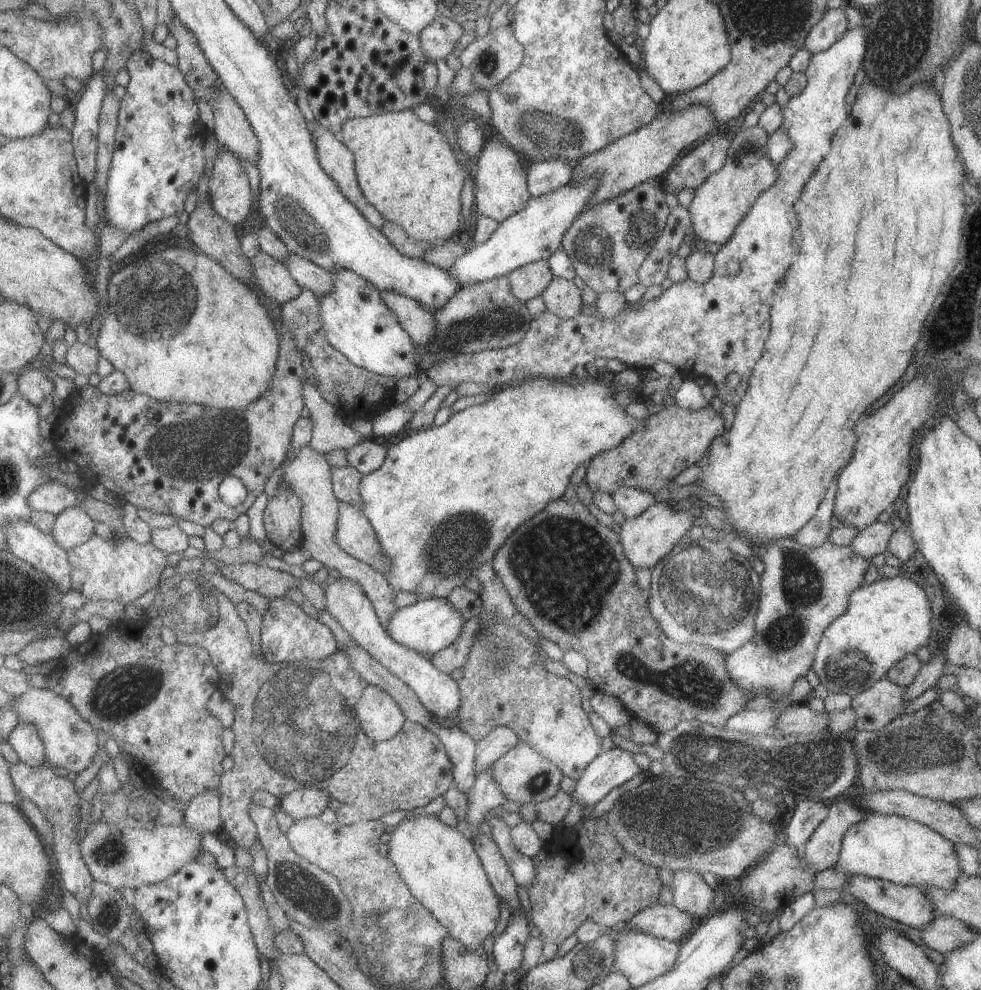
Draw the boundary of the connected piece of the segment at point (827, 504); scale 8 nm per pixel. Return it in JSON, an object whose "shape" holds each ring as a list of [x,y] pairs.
{"shape":[[[837,478],[827,486],[824,498],[817,513],[795,534],[795,539],[803,545],[820,546],[828,541],[832,530],[831,520],[834,514],[834,503],[837,496]]]}

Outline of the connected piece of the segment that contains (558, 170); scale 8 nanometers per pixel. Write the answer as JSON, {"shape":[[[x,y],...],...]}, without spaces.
{"shape":[[[562,159],[533,161],[527,173],[527,185],[531,196],[539,197],[570,183],[573,167],[574,164]]]}

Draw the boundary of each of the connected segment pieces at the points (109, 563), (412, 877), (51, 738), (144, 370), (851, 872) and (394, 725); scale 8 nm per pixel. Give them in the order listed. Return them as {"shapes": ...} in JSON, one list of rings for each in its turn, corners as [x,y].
{"shapes":[[[[96,534],[92,540],[69,553],[75,568],[73,585],[92,601],[113,600],[132,604],[156,588],[168,568],[168,555],[154,542],[143,545],[124,536],[109,541]]],[[[437,815],[405,817],[392,828],[387,857],[395,864],[410,892],[448,929],[452,938],[460,941],[469,951],[483,947],[483,942],[494,934],[500,920],[500,898],[490,884],[482,861],[476,854],[473,841],[456,827],[445,825]]],[[[32,687],[28,693],[17,697],[15,708],[21,714],[22,723],[30,722],[40,727],[47,744],[49,764],[56,765],[62,772],[84,772],[94,764],[96,756],[104,751],[97,728],[82,716],[71,700],[52,689]]],[[[144,245],[137,252],[126,256],[123,263],[126,261],[127,265],[123,264],[120,270],[116,270],[111,280],[111,304],[98,338],[98,346],[103,356],[114,364],[116,370],[121,370],[130,377],[136,391],[159,401],[192,403],[231,411],[246,410],[250,403],[254,403],[256,399],[269,392],[279,357],[279,334],[266,308],[260,306],[261,302],[258,302],[254,291],[248,290],[249,286],[244,286],[244,283],[239,278],[233,277],[220,262],[199,250],[196,252],[196,250],[176,247],[161,253],[146,255]]],[[[868,812],[868,818],[852,825],[841,842],[839,859],[834,866],[816,872],[814,889],[847,886],[856,875],[890,881],[909,887],[936,887],[952,890],[962,872],[955,843],[926,825],[899,817]]],[[[376,685],[363,690],[354,708],[363,731],[376,742],[394,738],[407,721],[393,696]]]]}

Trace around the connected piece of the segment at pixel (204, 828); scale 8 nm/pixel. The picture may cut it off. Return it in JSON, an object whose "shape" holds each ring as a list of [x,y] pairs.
{"shape":[[[209,790],[197,796],[186,810],[187,825],[204,833],[221,832],[221,792]]]}

